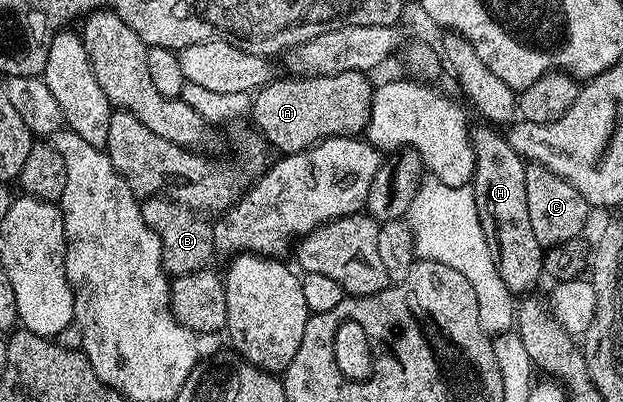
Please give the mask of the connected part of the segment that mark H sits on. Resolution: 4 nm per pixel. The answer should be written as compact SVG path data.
M490 124L475 125L470 131L474 149L474 177L472 189L476 200L476 212L480 216L482 231L490 241L494 262L500 272L500 280L515 296L525 295L538 281L543 281L543 246L532 233L532 220L528 220L528 191L524 188L524 172L527 163L508 144L506 134Z

